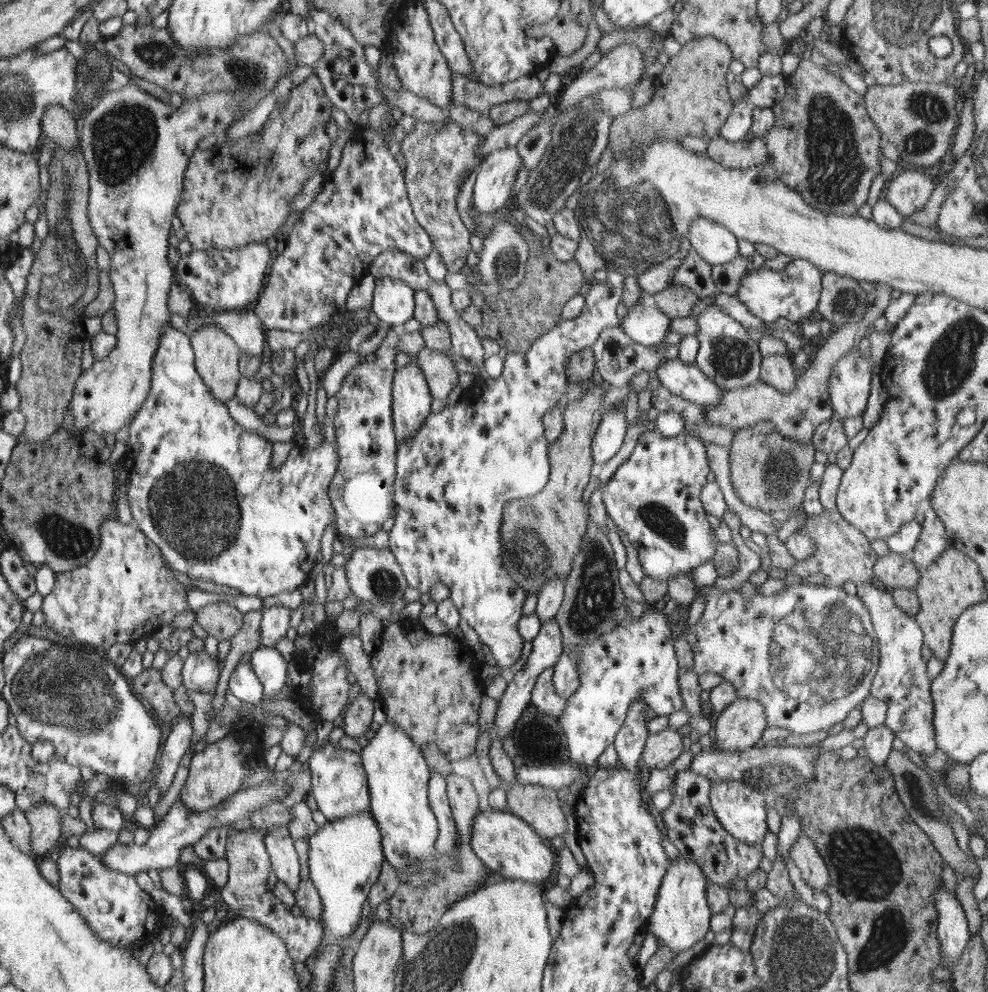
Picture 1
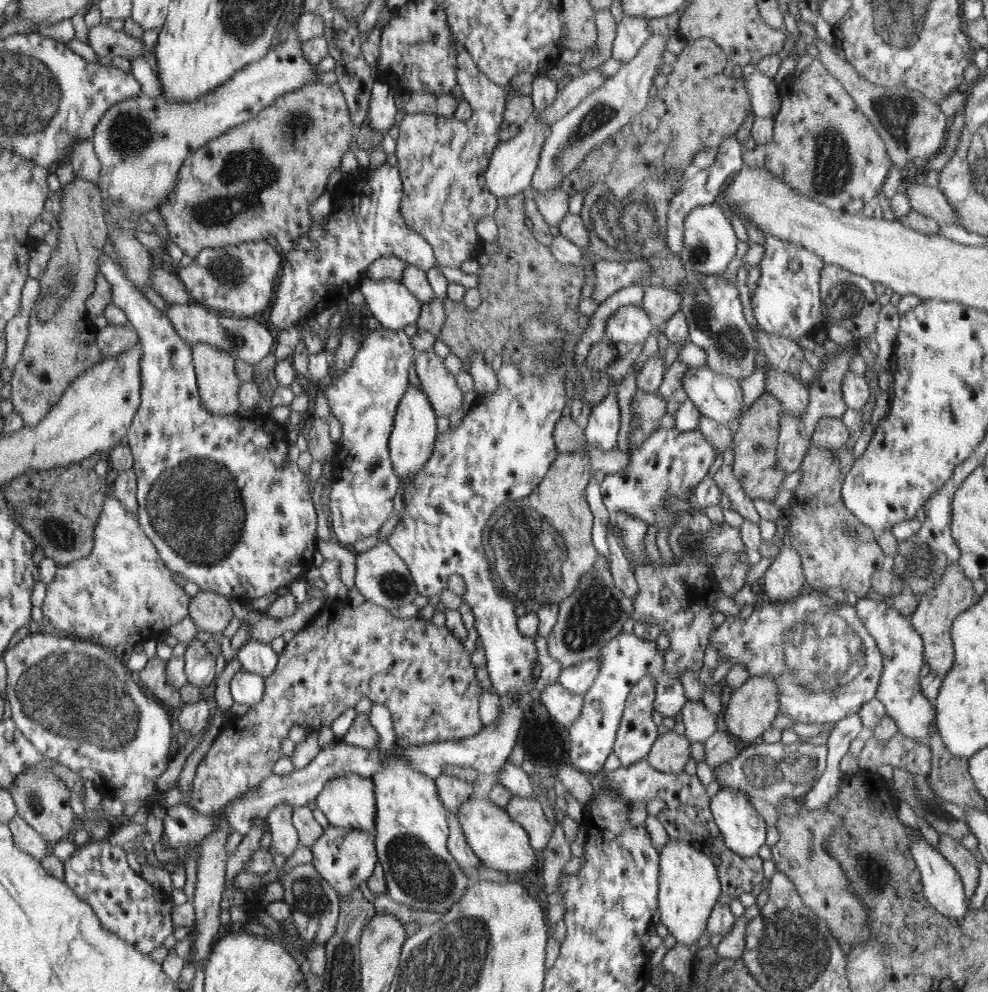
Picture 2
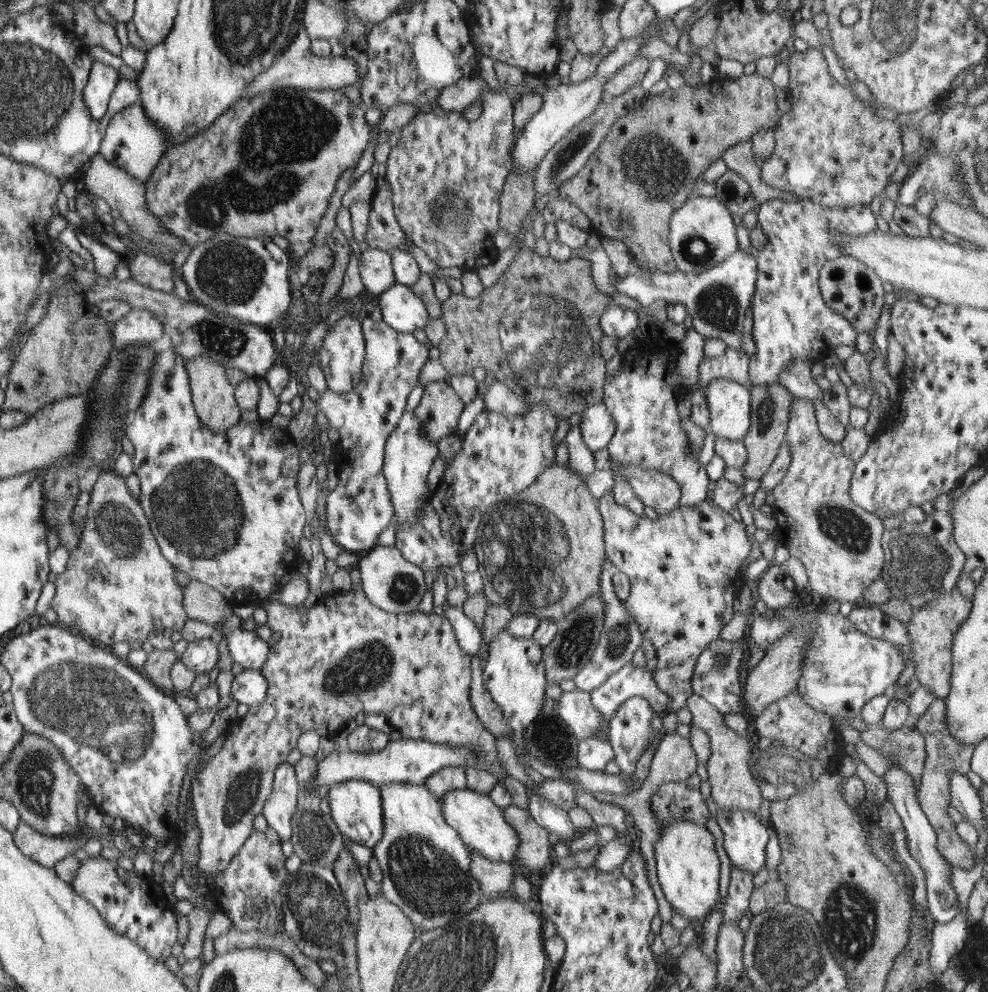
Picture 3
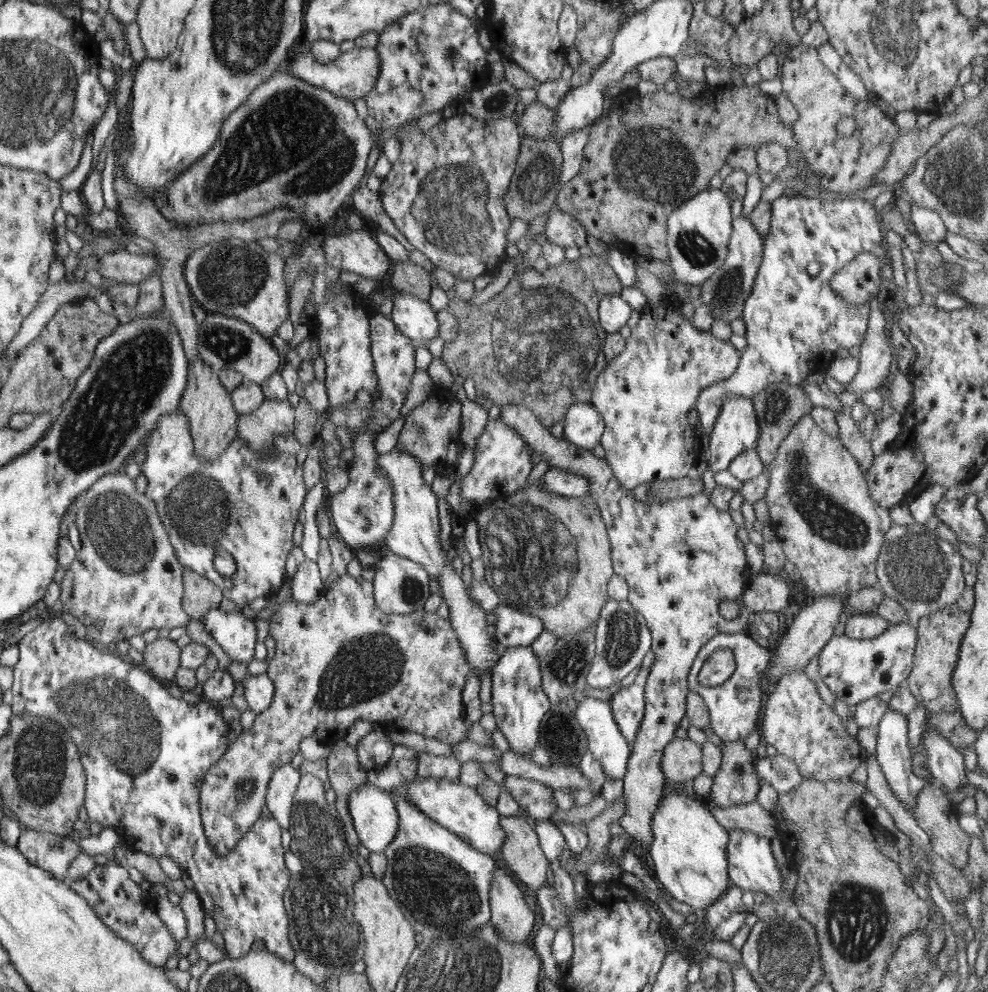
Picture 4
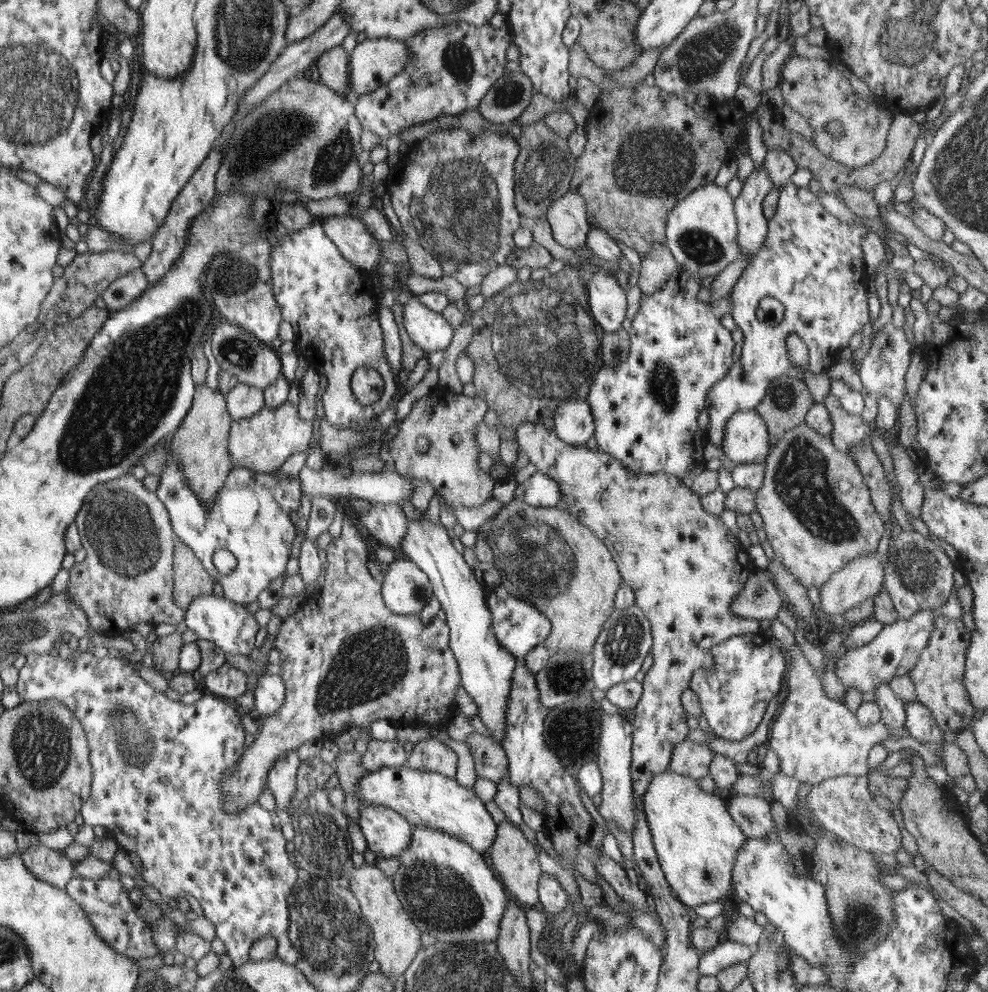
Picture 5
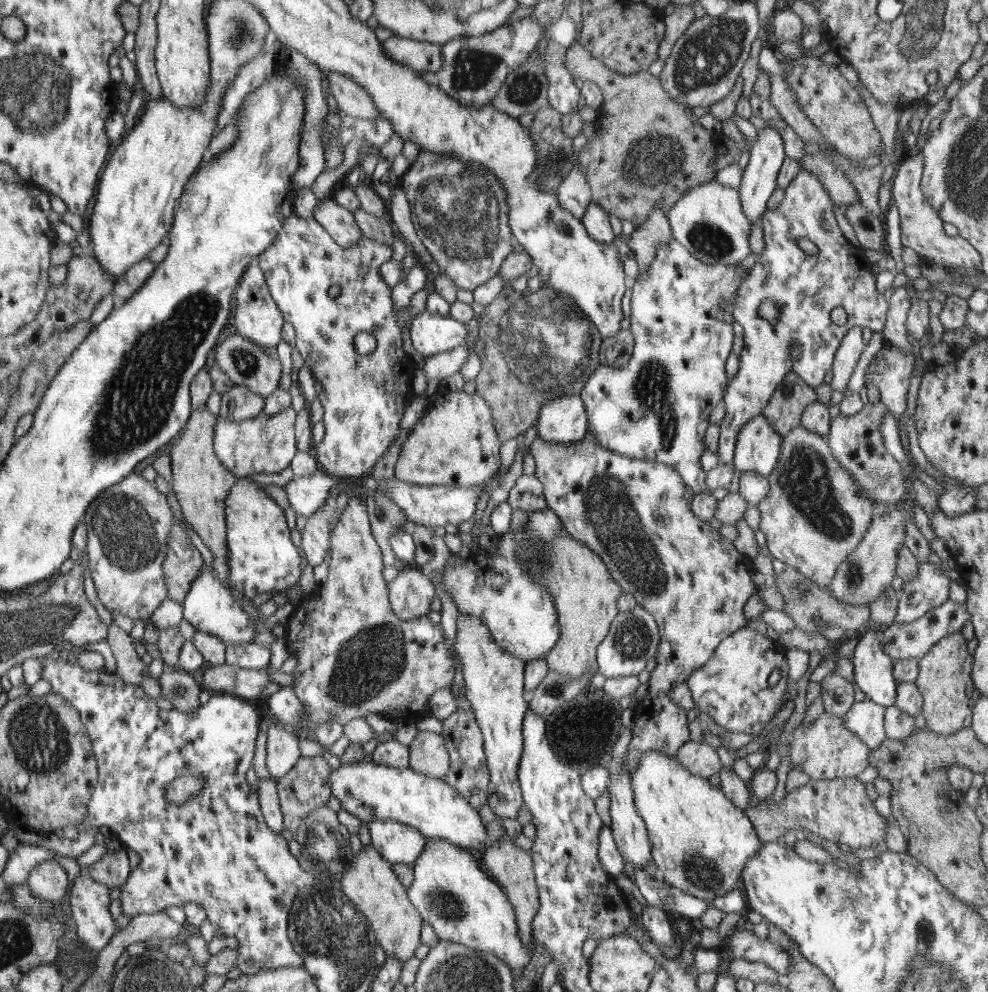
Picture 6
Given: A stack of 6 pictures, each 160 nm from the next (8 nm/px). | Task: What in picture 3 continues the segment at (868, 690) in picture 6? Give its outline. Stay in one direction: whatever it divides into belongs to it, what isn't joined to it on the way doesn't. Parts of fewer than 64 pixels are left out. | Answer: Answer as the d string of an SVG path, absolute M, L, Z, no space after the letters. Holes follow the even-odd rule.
M894 763L888 768L888 772L884 777L888 788L888 797L890 797L889 800L895 806L903 822L908 839L908 851L925 872L929 912L936 923L947 923L959 914L957 894L949 883L952 866L938 853L937 836L934 827L929 823L920 806L917 798L918 791L914 788L914 780L912 780L912 776L908 776L908 772L904 772L902 769L900 765Z

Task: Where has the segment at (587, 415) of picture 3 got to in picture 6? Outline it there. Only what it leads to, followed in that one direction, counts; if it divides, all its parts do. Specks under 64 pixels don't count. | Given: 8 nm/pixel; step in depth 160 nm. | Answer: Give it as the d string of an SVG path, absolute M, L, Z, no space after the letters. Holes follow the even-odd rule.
M564 395L543 404L537 426L537 436L546 442L573 443L582 440L589 426L581 395Z

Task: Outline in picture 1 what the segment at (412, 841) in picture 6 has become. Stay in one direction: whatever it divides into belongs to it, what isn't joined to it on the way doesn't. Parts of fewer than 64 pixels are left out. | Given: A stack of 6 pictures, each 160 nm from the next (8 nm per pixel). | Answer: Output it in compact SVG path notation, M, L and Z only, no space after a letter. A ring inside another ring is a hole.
M328 740L316 744L313 751L308 761L312 778L311 794L327 820L338 820L372 810L368 774L365 772L364 762L361 761L361 754L342 749L338 744L331 744Z

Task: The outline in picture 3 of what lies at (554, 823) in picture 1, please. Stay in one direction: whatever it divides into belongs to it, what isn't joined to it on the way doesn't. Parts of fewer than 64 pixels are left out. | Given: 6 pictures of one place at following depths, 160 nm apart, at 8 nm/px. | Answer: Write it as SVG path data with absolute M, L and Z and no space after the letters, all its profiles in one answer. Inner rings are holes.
M508 805L502 810L505 821L518 832L520 848L518 861L528 870L548 869L553 835L542 828L524 809Z

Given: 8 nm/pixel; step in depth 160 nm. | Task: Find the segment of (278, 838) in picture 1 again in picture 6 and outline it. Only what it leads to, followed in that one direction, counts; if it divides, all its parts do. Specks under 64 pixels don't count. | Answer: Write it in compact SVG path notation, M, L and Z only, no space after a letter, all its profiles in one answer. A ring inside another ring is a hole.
M275 719L265 724L268 730L266 768L275 778L283 778L296 765L301 753L299 750L300 734L281 726Z

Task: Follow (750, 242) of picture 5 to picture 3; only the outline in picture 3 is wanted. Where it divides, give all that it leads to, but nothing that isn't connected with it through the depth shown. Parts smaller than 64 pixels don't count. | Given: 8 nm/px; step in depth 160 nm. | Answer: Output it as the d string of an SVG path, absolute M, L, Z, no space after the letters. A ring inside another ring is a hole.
M738 247L733 255L724 262L716 264L710 271L694 275L693 273L644 272L631 265L626 276L617 282L615 287L620 294L634 299L642 307L653 305L656 302L684 304L687 314L692 317L693 326L704 338L722 338L728 350L742 351L742 322L746 310L750 307L751 299L755 294L757 280L756 257L744 252Z

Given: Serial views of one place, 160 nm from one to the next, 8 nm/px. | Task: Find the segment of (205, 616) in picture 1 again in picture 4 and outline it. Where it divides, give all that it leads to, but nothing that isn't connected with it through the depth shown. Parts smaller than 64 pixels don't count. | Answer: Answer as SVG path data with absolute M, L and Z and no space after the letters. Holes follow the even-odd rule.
M190 569L185 570L185 598L181 605L190 618L202 618L210 609L218 607L223 597L221 588L213 581Z

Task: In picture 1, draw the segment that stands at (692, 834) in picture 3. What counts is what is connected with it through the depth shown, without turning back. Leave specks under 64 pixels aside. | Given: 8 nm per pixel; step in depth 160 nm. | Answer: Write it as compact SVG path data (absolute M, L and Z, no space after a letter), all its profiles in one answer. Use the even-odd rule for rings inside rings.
M681 855L678 859L670 861L645 930L660 939L661 944L676 954L700 942L710 928L710 917L713 914L707 903L707 883L707 876L694 861L686 860Z

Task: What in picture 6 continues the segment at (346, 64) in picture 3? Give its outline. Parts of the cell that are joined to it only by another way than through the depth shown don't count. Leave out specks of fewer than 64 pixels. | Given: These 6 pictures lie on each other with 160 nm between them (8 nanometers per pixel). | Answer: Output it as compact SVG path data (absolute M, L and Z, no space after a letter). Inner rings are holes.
M394 35L383 44L383 49L395 63L417 71L434 72L443 65L442 45L428 41L410 40Z

